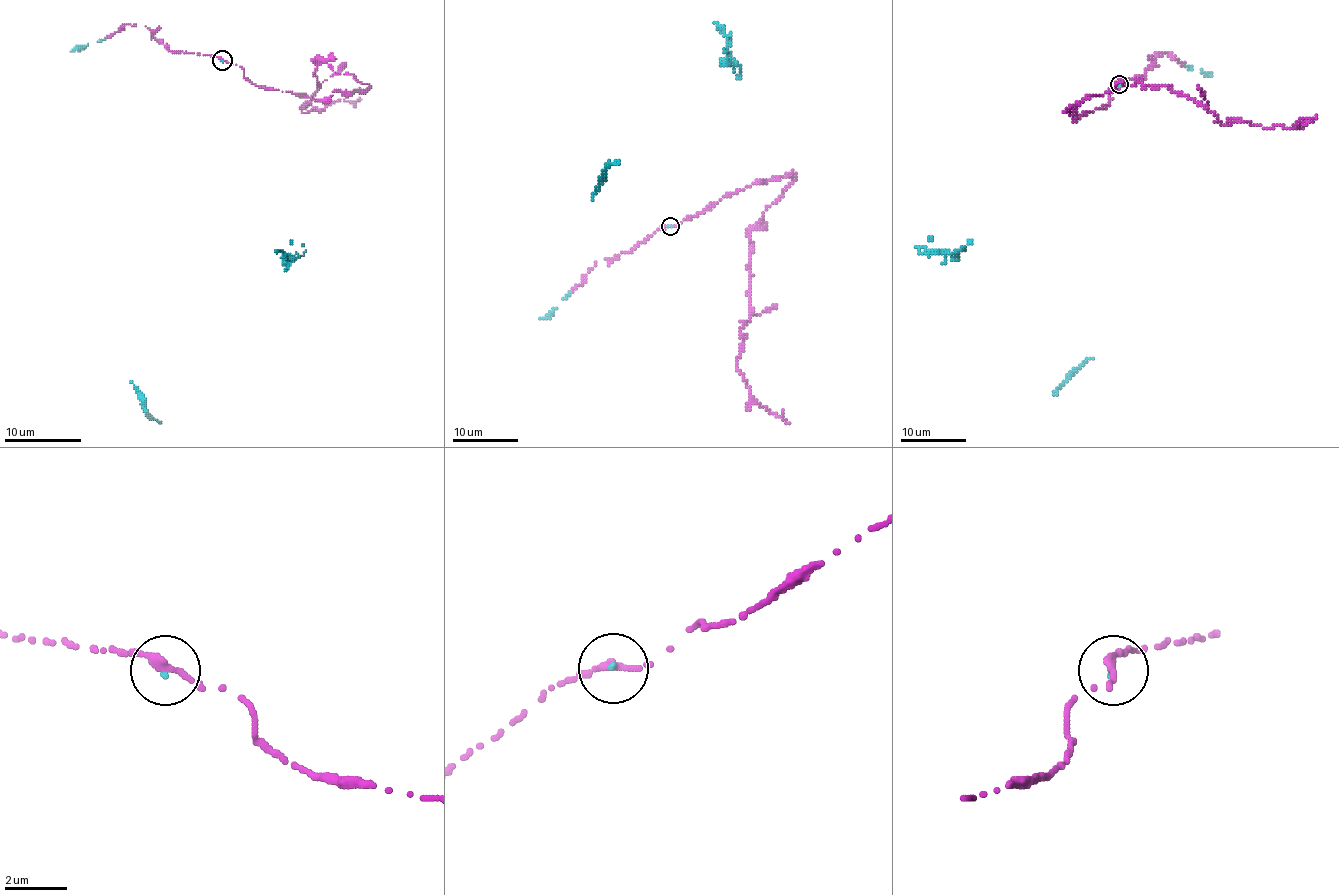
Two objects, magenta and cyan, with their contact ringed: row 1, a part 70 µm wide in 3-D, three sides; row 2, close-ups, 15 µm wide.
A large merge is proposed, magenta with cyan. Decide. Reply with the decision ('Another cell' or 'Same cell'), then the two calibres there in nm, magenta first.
Same cell. Thickness 240 nm (magenta) against 100 nm

